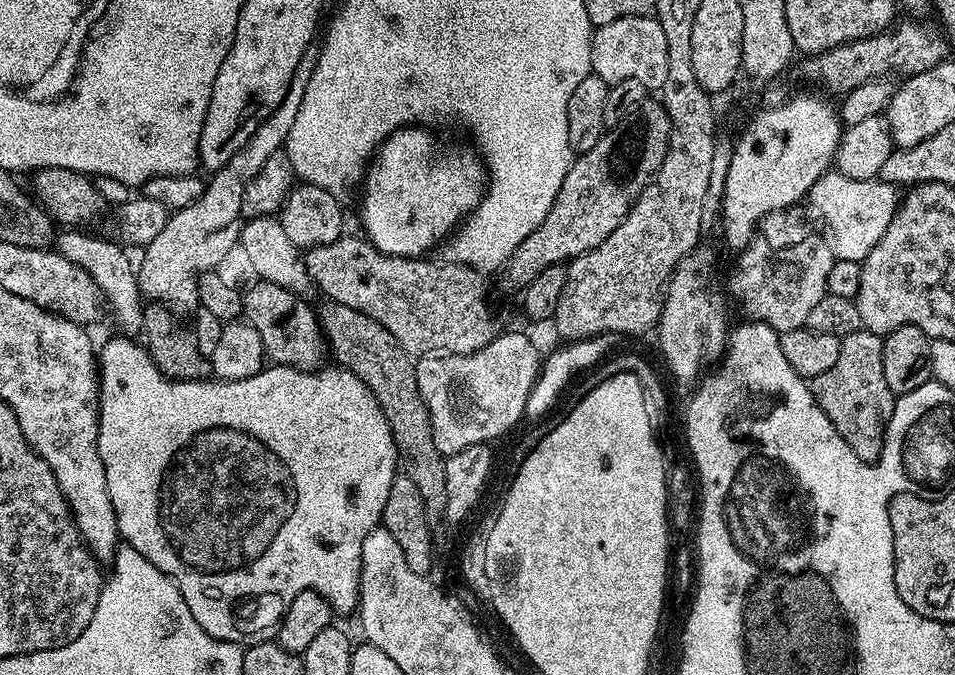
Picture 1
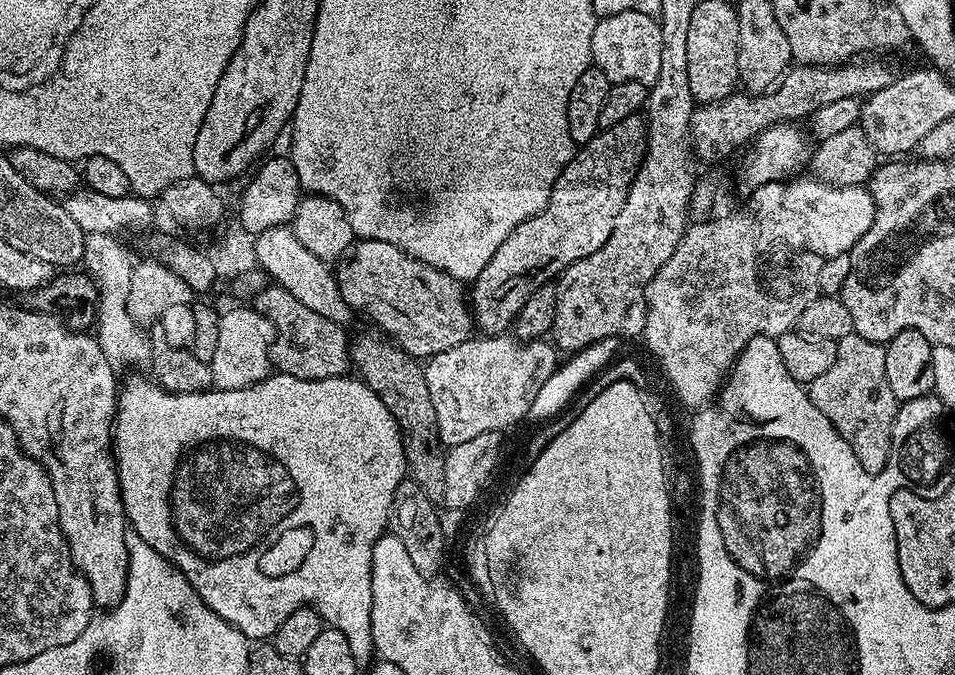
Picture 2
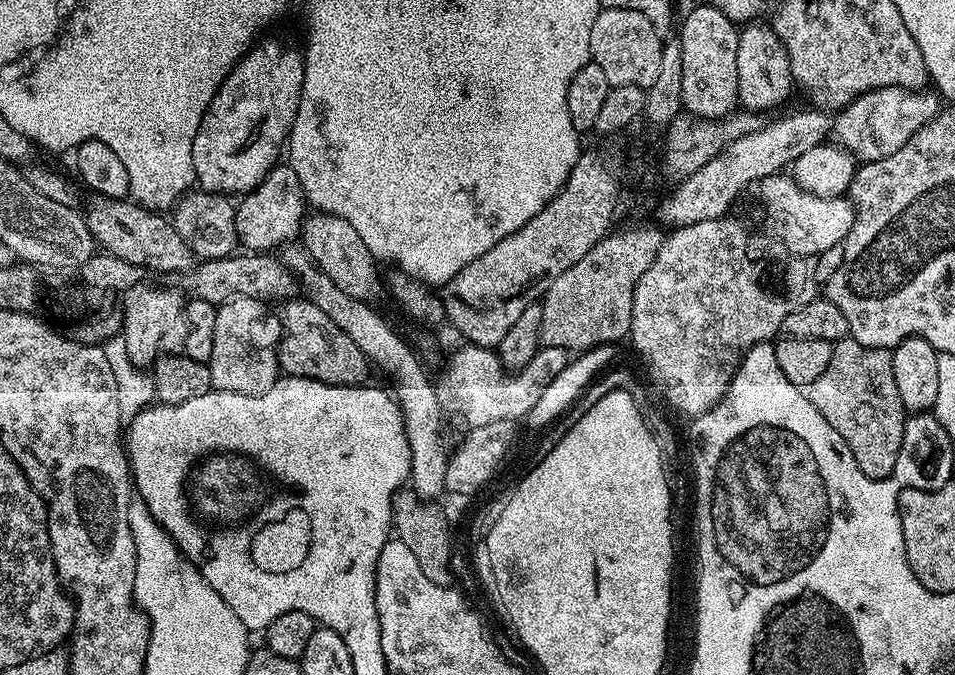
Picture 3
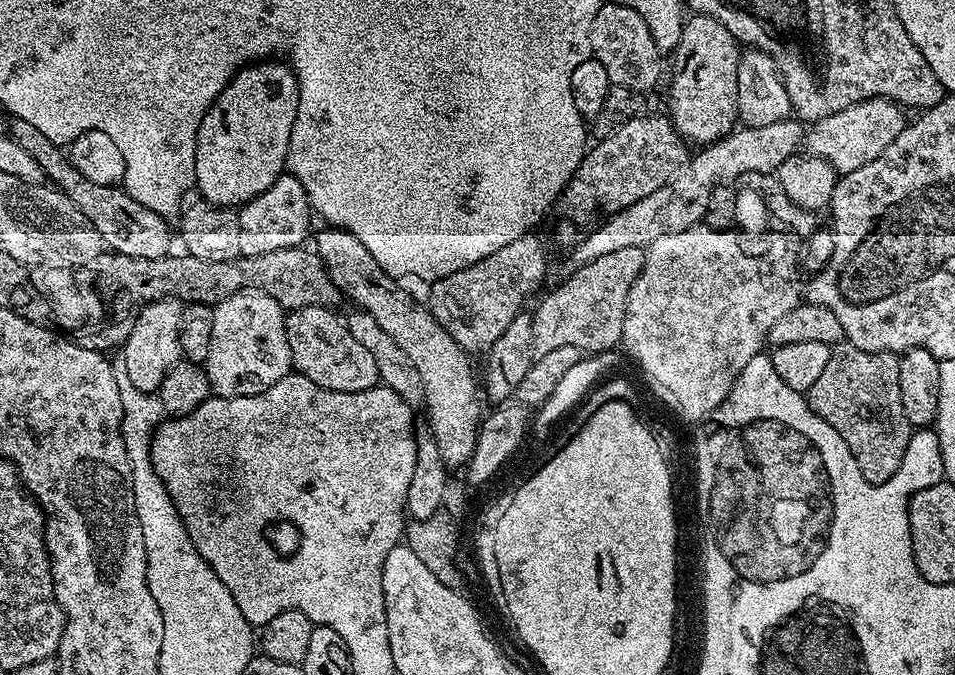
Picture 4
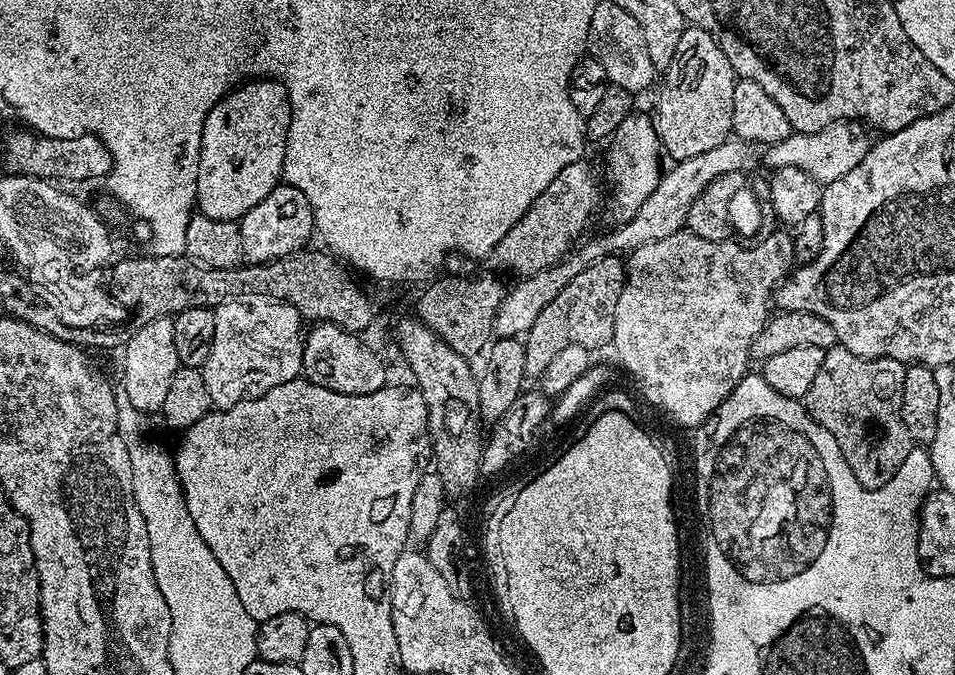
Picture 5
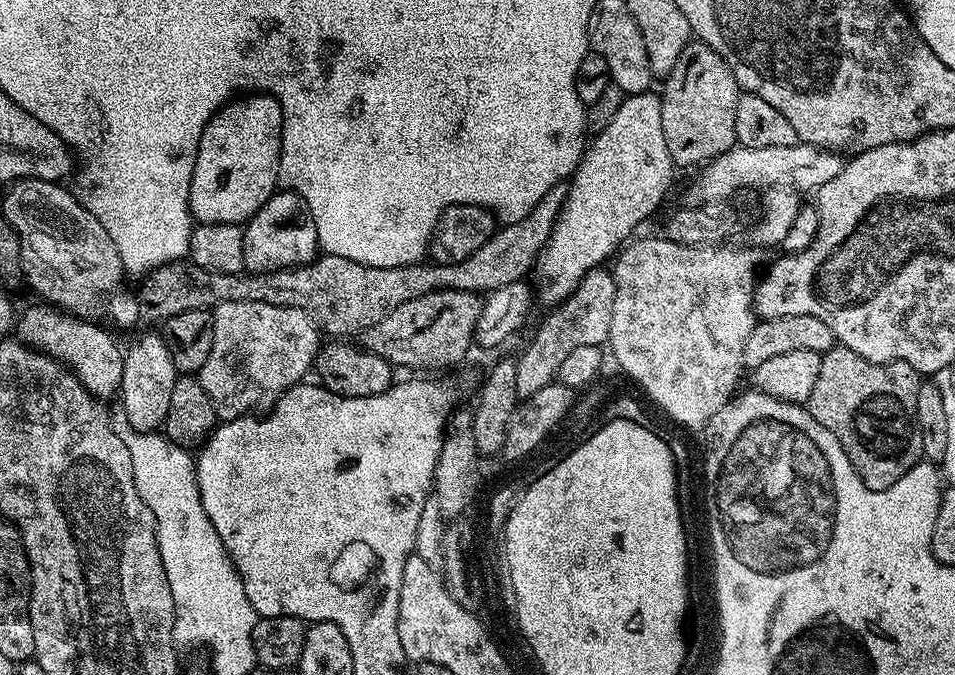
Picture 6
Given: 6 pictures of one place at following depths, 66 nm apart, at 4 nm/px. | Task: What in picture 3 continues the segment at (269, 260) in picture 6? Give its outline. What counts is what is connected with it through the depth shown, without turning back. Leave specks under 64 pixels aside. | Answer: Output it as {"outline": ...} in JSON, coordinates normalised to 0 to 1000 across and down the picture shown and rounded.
{"outline":[[[290,241],[268,279],[254,286],[252,296],[255,298],[247,302],[247,339],[251,361],[260,366],[257,369],[268,376],[281,376],[289,370],[285,367],[305,363],[309,357],[306,354],[315,348],[320,324],[320,292],[316,270],[312,270],[312,258],[305,243]]]}

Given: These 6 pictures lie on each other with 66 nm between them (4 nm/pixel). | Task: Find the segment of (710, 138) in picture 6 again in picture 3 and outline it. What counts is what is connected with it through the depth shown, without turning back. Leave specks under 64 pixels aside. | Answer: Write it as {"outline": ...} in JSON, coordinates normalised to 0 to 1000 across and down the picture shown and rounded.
{"outline":[[[730,4],[730,12],[720,18],[716,37],[712,41],[710,58],[714,74],[714,145],[715,159],[724,170],[734,172],[736,178],[755,178],[763,172],[773,154],[773,56],[775,41],[772,31],[760,27],[756,15],[748,9]]]}

